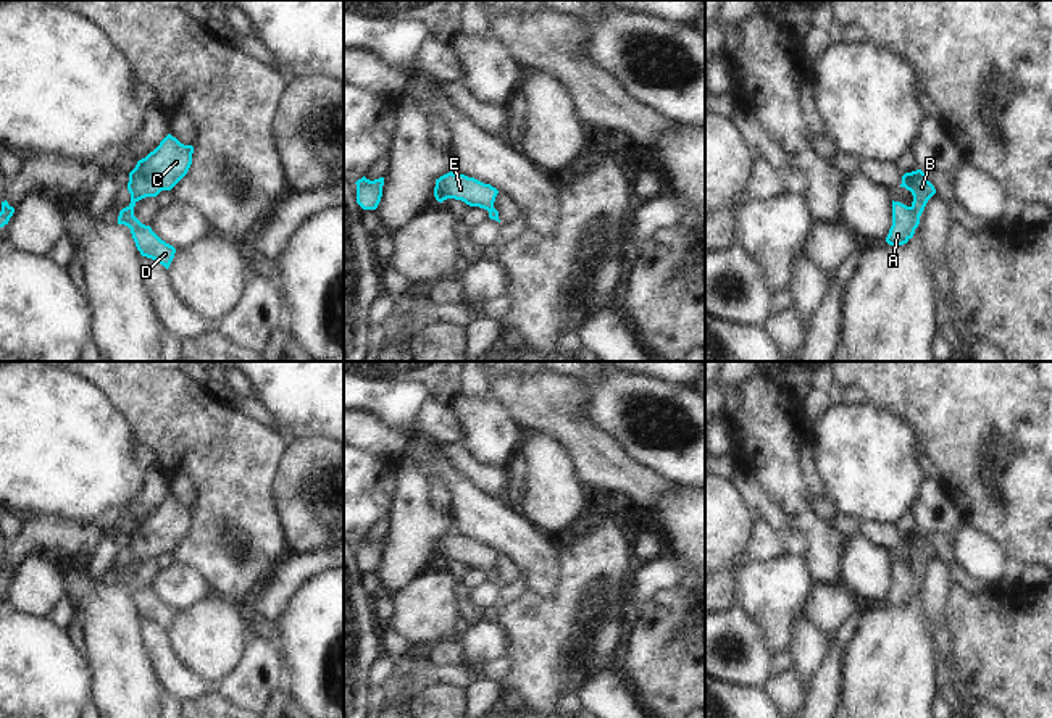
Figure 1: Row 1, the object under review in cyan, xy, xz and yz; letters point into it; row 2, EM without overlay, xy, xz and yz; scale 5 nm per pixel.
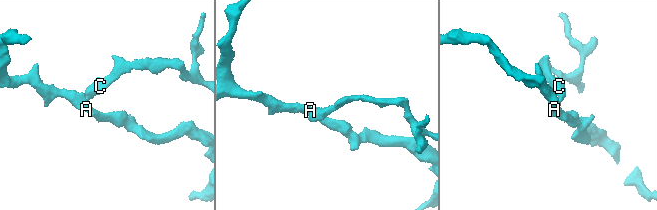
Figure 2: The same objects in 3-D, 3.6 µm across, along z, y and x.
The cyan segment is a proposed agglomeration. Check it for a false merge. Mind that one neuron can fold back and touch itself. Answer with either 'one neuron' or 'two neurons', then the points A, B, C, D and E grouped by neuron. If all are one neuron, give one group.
two neurons; A D E / B C

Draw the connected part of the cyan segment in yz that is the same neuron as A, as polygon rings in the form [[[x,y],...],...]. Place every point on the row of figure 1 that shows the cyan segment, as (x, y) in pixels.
[[[892,200],[892,226],[889,229],[886,242],[889,245],[907,244],[913,237],[918,224],[920,216],[912,207]]]

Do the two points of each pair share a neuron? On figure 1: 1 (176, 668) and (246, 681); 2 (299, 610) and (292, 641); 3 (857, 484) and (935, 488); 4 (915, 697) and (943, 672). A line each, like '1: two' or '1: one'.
1: one
2: one
3: two
4: two

